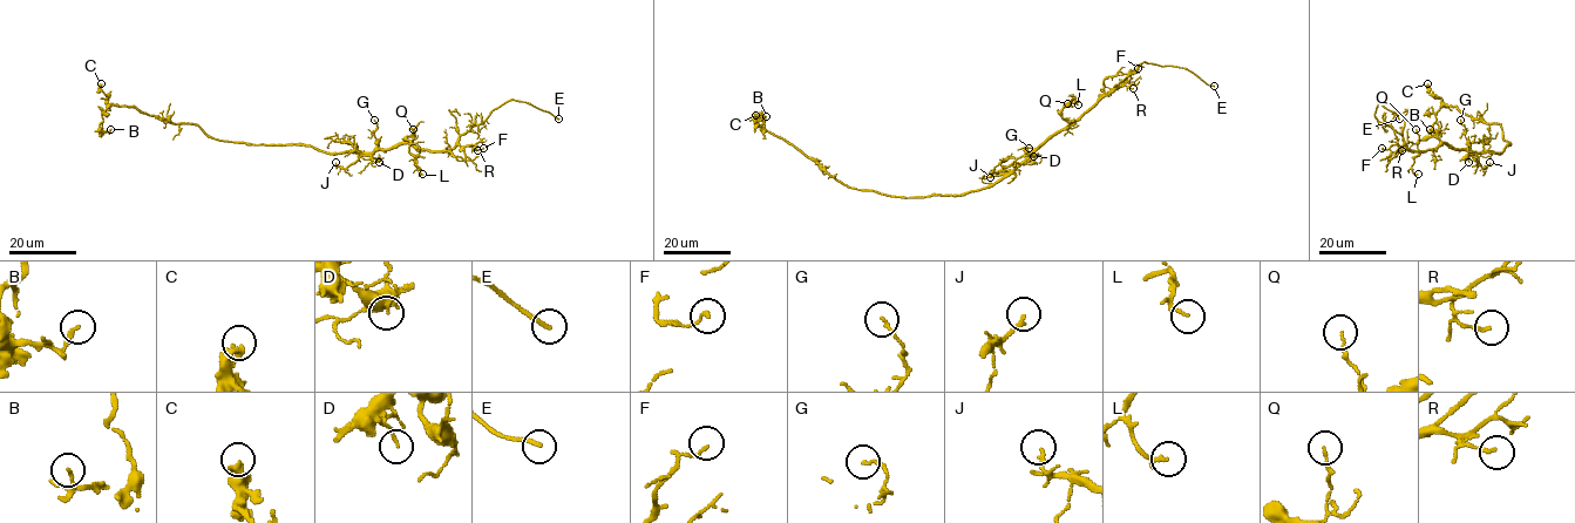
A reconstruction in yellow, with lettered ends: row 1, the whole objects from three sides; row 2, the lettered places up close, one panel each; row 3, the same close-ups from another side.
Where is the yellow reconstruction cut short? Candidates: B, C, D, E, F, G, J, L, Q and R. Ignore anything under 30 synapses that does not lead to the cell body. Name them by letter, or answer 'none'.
E

